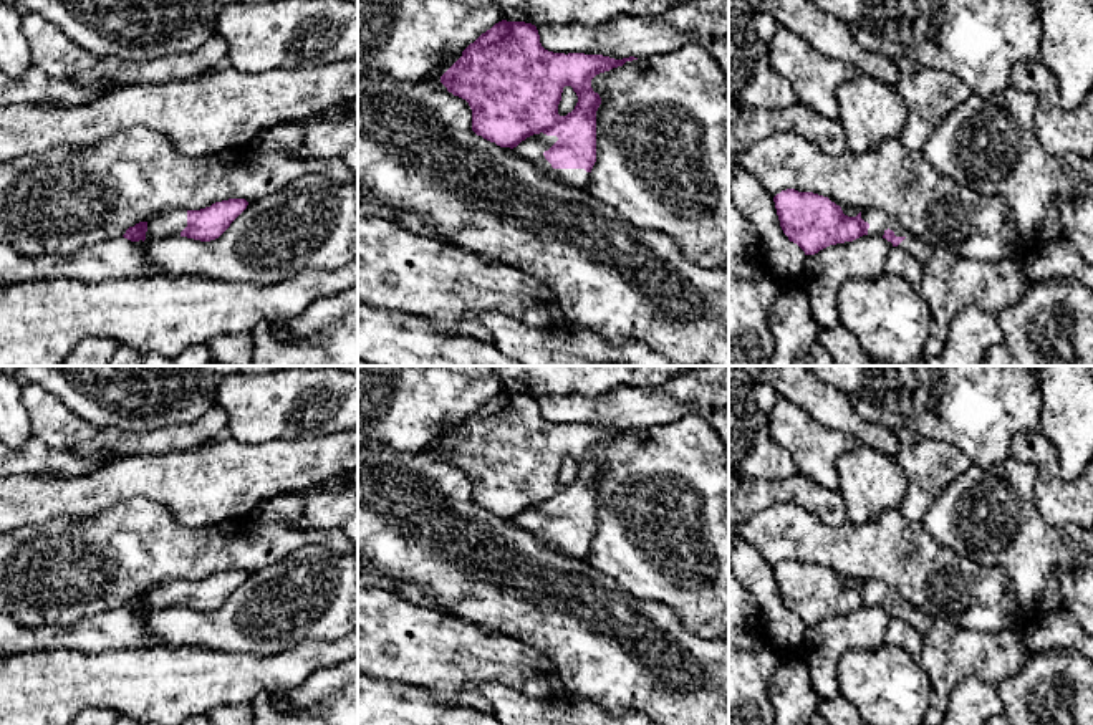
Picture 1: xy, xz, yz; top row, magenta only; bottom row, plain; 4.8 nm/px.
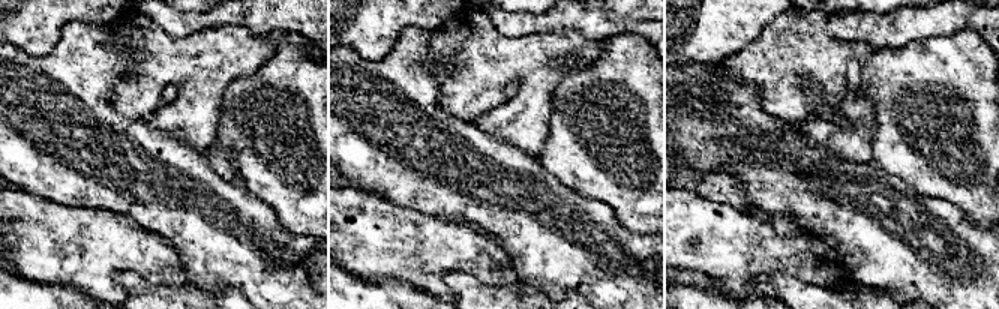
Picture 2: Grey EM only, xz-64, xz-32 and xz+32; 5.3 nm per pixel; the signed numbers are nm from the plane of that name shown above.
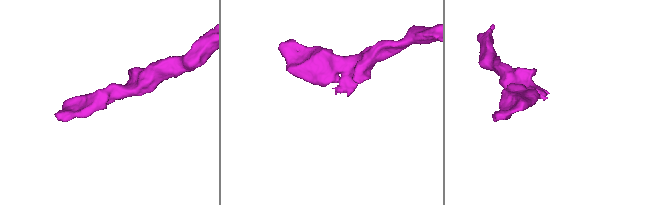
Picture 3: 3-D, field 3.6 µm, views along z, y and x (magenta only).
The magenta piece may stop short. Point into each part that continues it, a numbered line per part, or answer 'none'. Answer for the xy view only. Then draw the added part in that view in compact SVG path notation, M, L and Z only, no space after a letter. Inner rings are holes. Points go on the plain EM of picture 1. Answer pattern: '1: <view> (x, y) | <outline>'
1: xy (171, 595) | M171 581L159 584L147 593L146 611L181 607L187 598L187 581Z

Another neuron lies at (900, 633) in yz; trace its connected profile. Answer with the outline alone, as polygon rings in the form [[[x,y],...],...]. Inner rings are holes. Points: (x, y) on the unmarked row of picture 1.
[[[891,617],[884,644],[898,646],[917,659],[922,652],[922,636],[906,621]]]

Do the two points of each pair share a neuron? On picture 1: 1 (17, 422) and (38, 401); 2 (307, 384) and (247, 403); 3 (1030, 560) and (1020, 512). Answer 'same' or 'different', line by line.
1: different
2: same
3: same

